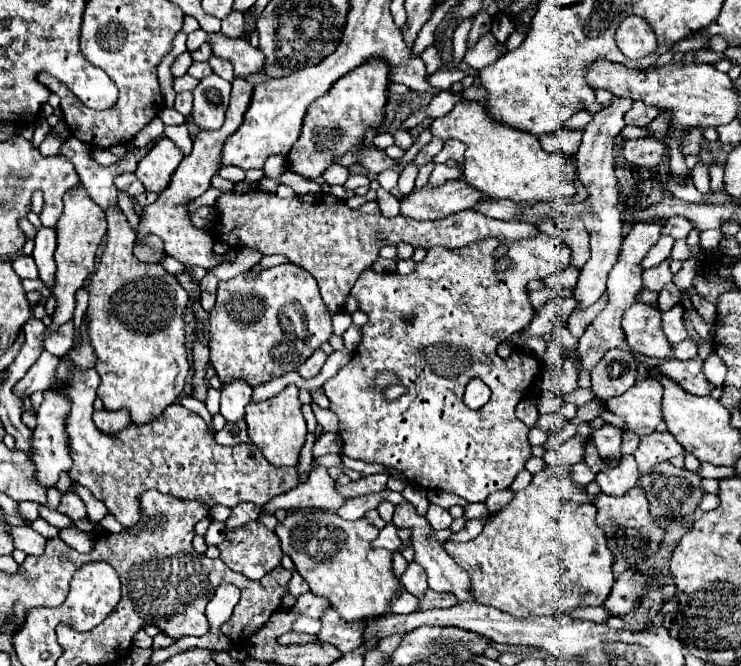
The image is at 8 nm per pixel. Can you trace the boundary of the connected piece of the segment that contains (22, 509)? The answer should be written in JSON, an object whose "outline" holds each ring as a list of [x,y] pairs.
{"outline":[[[23,501],[17,505],[17,511],[19,511],[19,517],[21,519],[27,519],[27,521],[35,521],[39,517],[39,505],[33,503],[33,501]]]}

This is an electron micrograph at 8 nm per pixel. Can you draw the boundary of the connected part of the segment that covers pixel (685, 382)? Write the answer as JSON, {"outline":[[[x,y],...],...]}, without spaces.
{"outline":[[[699,355],[689,359],[689,361],[669,359],[663,365],[649,369],[649,377],[659,379],[661,375],[665,375],[665,377],[669,375],[671,381],[675,381],[687,393],[697,395],[697,397],[705,397],[705,395],[709,395],[713,391],[713,385],[703,375],[703,359]]]}

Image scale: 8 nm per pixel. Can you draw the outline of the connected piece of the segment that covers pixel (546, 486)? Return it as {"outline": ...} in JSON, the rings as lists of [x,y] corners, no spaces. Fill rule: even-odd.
{"outline":[[[547,465],[543,471],[533,475],[527,489],[519,491],[501,511],[489,515],[483,531],[473,541],[445,541],[445,551],[469,573],[475,599],[509,615],[557,615],[575,607],[603,605],[615,583],[615,559],[607,547],[605,533],[595,523],[595,513],[591,497],[571,481],[569,467]]]}

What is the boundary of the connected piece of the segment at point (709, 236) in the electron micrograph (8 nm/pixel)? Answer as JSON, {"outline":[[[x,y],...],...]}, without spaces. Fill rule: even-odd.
{"outline":[[[707,229],[701,233],[701,245],[711,251],[711,247],[719,247],[719,241],[723,239],[723,233],[720,229]]]}

